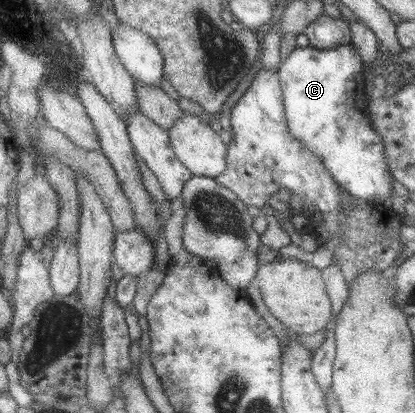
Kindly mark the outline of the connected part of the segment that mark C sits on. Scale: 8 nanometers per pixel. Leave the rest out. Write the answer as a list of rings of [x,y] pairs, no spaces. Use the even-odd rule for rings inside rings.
[[[352,44],[326,50],[311,45],[296,47],[281,62],[277,74],[283,90],[287,123],[292,134],[319,156],[335,182],[351,196],[364,201],[382,203],[389,194],[392,195],[391,182],[394,178],[387,167],[383,142],[373,129],[369,117],[369,105],[365,95],[365,65],[360,51]]]

